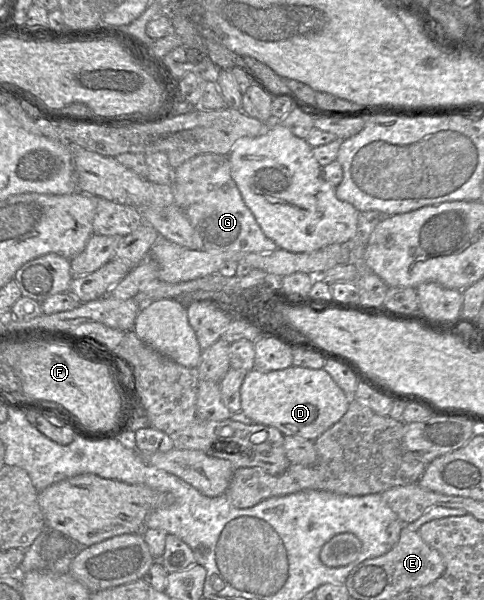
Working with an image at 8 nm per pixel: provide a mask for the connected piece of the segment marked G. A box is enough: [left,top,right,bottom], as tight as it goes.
[173,154,276,253]

